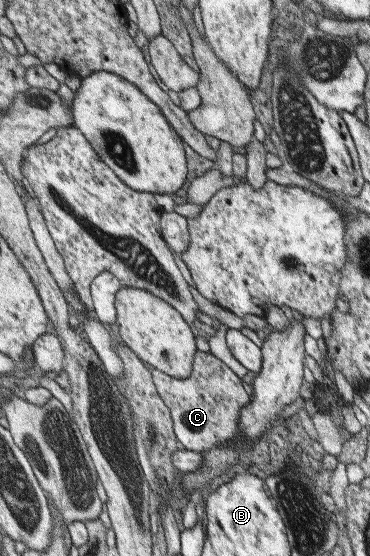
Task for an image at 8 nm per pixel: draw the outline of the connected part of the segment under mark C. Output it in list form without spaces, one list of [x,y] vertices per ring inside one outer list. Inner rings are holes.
[[[197,352],[194,372],[185,379],[170,376],[154,367],[155,385],[170,407],[175,420],[175,433],[186,448],[201,453],[226,445],[242,445],[245,451],[252,449],[252,444],[241,436],[239,420],[242,410],[252,402],[252,396],[246,392],[240,378],[209,352]]]

